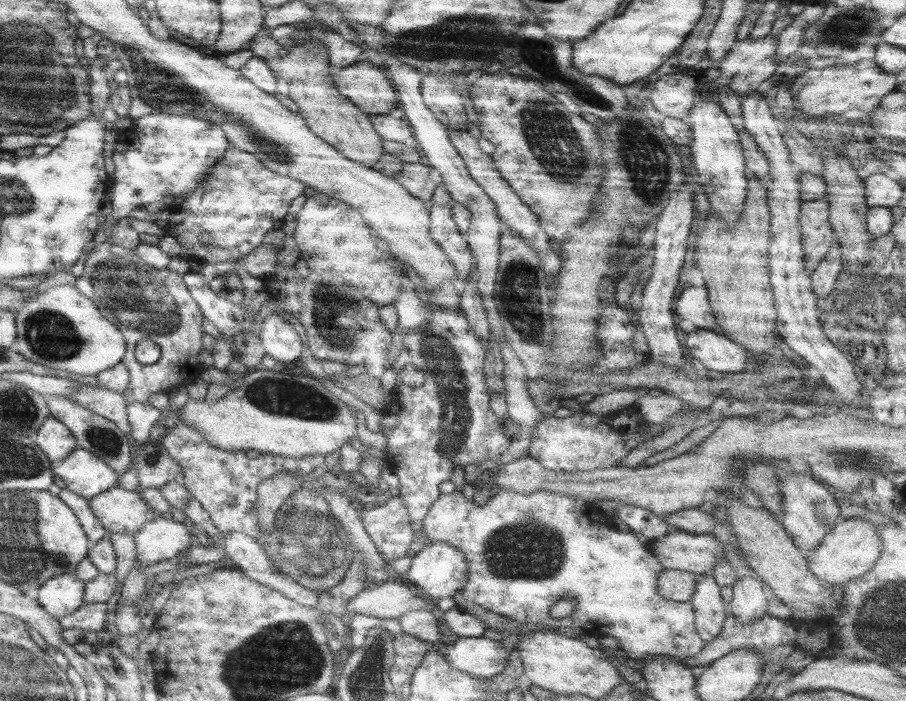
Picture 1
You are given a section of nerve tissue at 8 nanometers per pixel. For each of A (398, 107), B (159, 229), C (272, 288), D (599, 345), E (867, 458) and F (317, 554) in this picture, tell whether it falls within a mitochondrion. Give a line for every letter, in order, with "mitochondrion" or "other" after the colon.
A: other
B: other
C: other
D: other
E: mitochondrion
F: mitochondrion

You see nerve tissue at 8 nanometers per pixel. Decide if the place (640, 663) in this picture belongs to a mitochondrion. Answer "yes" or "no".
no

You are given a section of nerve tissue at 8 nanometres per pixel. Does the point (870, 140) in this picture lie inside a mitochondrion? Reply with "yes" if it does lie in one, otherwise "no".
no

